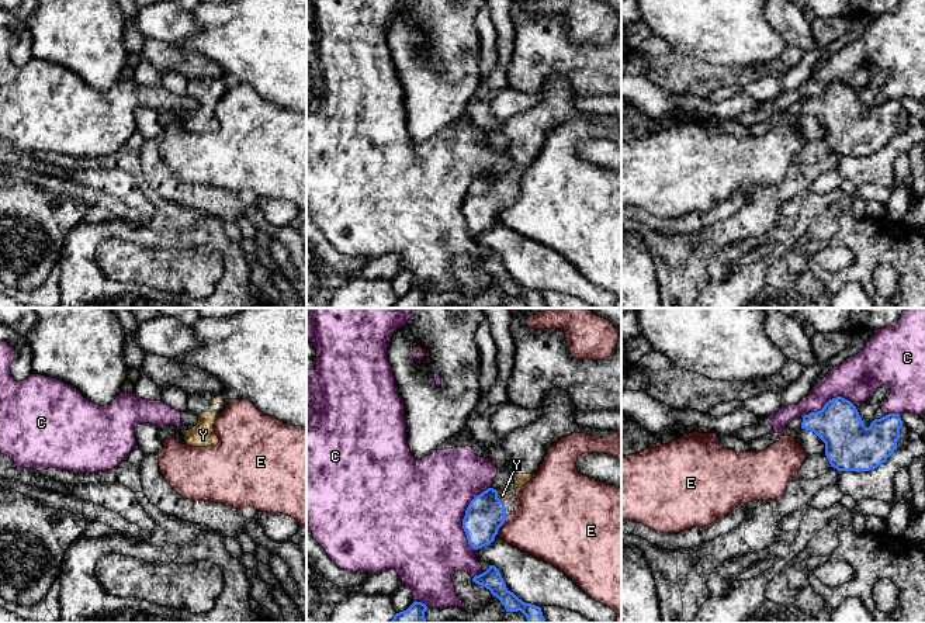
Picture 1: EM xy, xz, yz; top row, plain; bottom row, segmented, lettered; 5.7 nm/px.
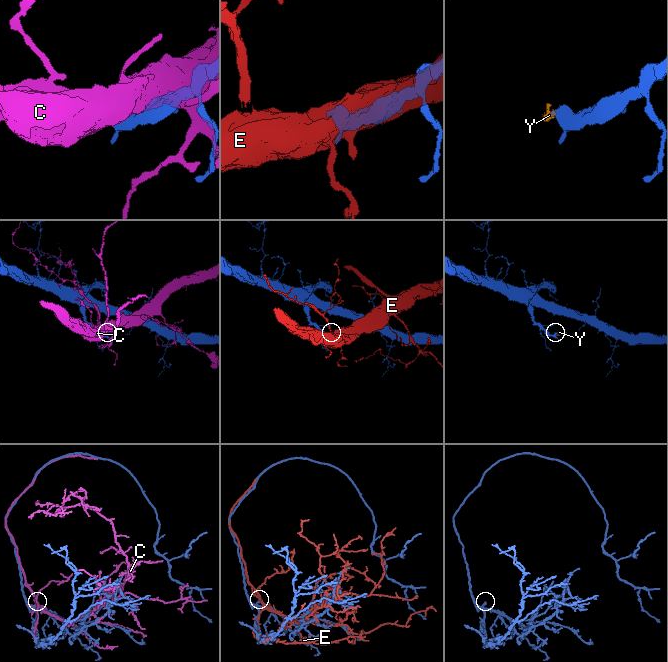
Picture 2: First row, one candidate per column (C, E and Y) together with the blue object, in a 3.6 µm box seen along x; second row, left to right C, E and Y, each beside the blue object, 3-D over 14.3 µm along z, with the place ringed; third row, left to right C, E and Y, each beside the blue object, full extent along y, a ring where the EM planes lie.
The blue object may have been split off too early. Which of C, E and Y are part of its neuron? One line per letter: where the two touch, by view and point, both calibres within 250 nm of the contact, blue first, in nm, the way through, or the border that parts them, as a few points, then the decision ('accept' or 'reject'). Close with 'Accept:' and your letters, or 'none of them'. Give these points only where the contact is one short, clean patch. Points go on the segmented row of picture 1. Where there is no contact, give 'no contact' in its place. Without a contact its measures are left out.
C: xz (464, 516) | 220/500 nm | reject
E: xz (502, 523) | 220/400 nm | reject
Y: xz (496, 497) | 220/60 nm | across xz (485, 514), (488, 505), (496, 497), (502, 495) | accept
Accept: Y

